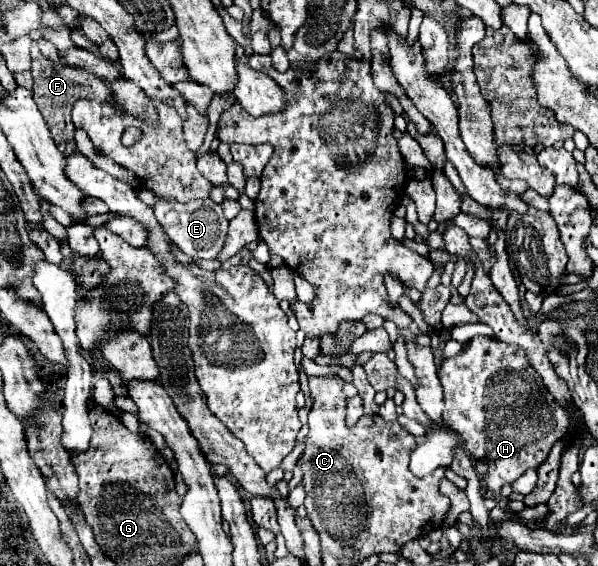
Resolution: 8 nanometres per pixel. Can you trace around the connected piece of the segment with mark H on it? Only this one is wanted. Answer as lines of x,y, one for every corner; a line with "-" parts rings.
474,336
464,352
444,360
440,384
444,388
442,420
462,436
464,448
476,460
488,464
482,480
492,494
514,484
528,468
538,468
554,442
568,432
568,412
556,400
546,400
546,388
540,388
526,352
496,336

